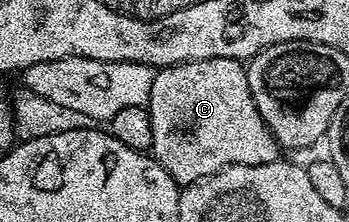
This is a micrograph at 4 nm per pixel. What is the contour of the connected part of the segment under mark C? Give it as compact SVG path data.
M207 58L157 69L146 109L154 128L151 157L181 187L227 166L270 164L281 157L280 143L254 104L241 59Z

